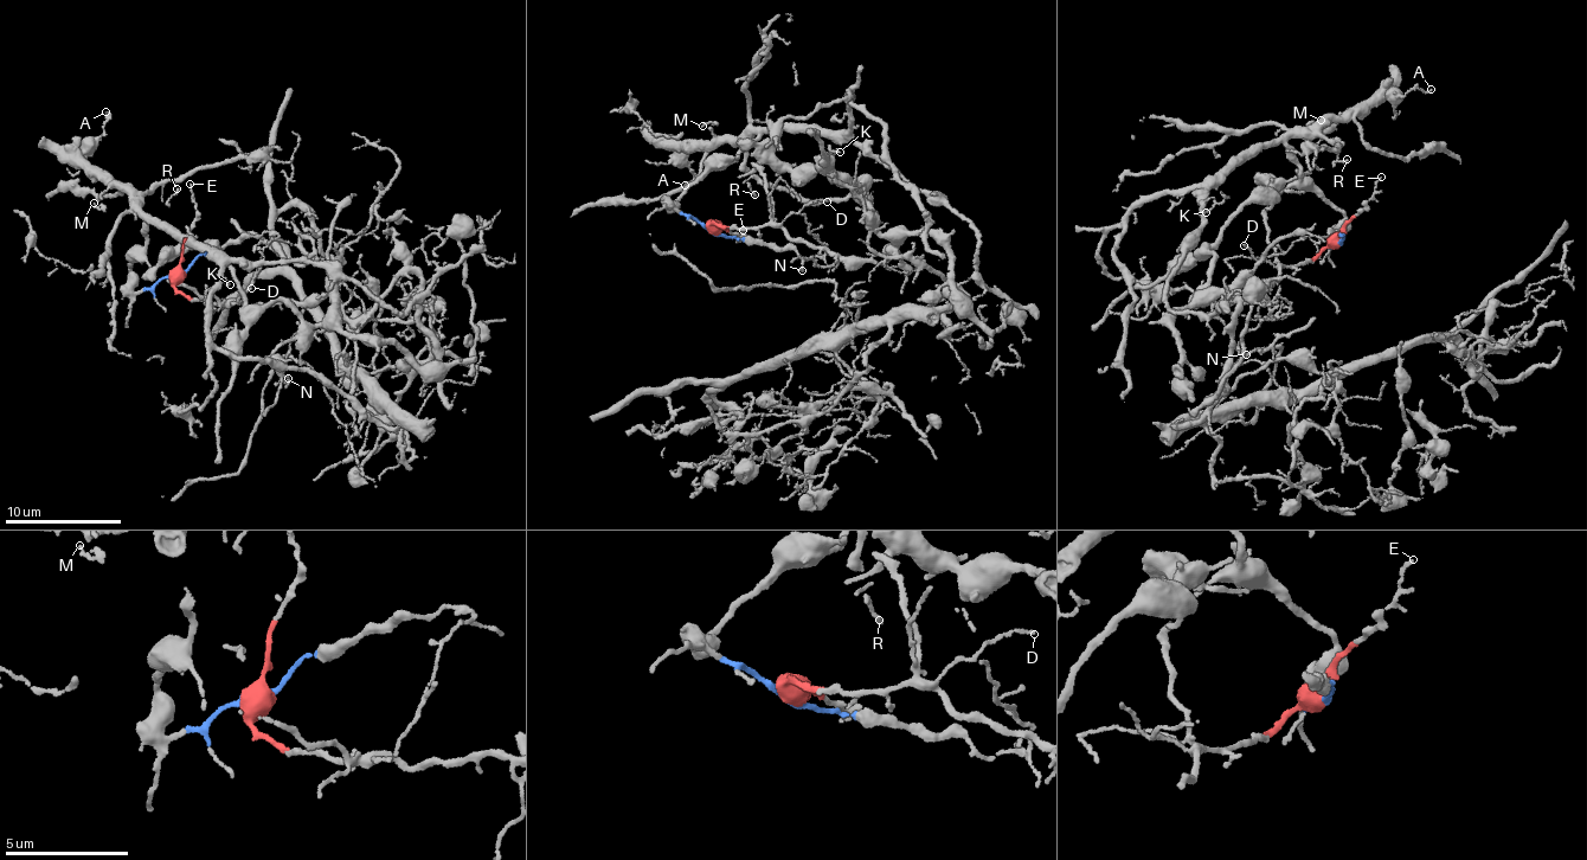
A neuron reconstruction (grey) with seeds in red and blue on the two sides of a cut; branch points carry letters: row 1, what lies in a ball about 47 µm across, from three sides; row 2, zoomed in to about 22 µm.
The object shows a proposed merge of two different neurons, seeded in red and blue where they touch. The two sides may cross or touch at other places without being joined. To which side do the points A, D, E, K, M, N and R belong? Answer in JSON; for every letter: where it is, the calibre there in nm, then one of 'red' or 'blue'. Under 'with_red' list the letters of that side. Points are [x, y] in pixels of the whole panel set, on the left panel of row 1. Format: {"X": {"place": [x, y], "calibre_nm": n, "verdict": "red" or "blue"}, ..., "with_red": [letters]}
{"A": {"place": [105, 111], "calibre_nm": 130, "verdict": "blue"}, "D": {"place": [251, 288], "calibre_nm": 100, "verdict": "red"}, "E": {"place": [190, 184], "calibre_nm": 120, "verdict": "red"}, "K": {"place": [230, 284], "calibre_nm": 130, "verdict": "blue"}, "M": {"place": [94, 203], "calibre_nm": 110, "verdict": "blue"}, "N": {"place": [288, 378], "calibre_nm": 160, "verdict": "red"}, "R": {"place": [177, 188], "calibre_nm": 130, "verdict": "blue"}, "with_red": ["D", "E", "N"]}

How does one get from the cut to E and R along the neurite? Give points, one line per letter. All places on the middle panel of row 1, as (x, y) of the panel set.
E: (714, 231), (724, 225), (739, 237), (744, 230)
R: (711, 231), (675, 210), (675, 201), (731, 162), (753, 133), (746, 148), (750, 179), (744, 181), (755, 196)

